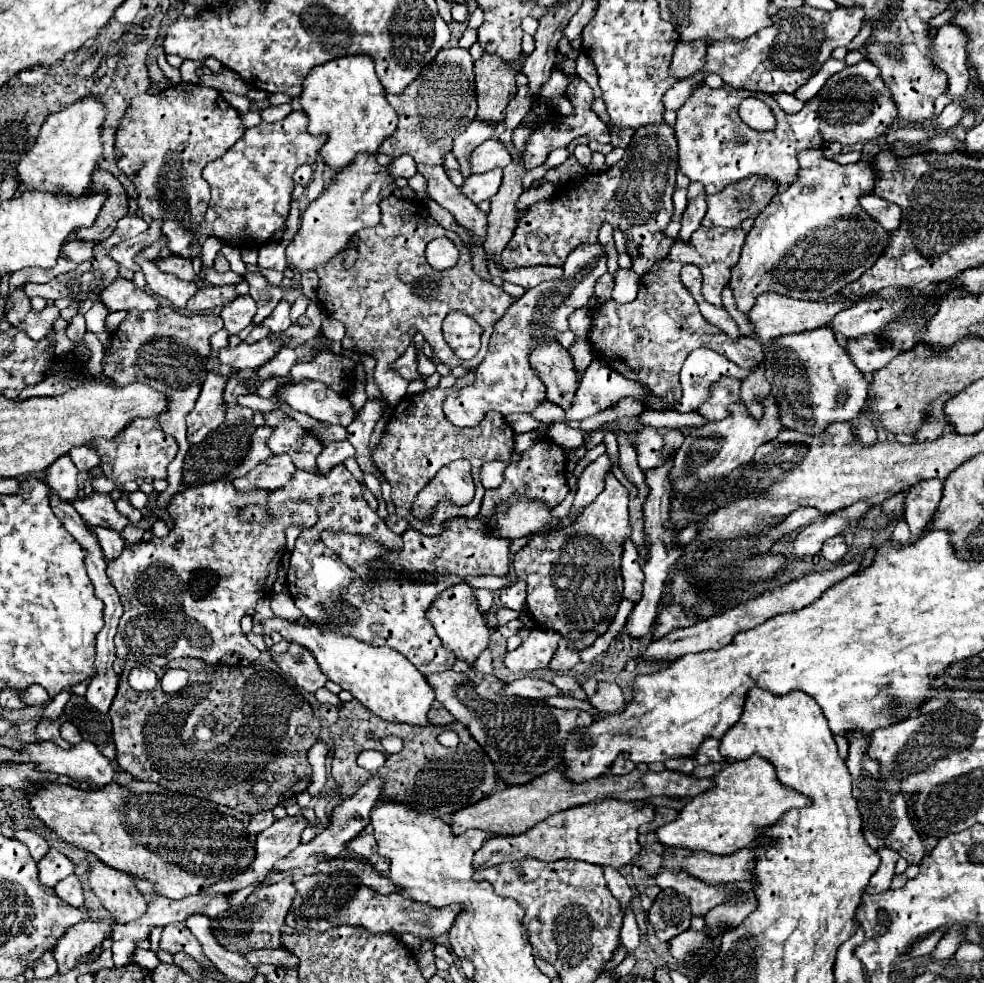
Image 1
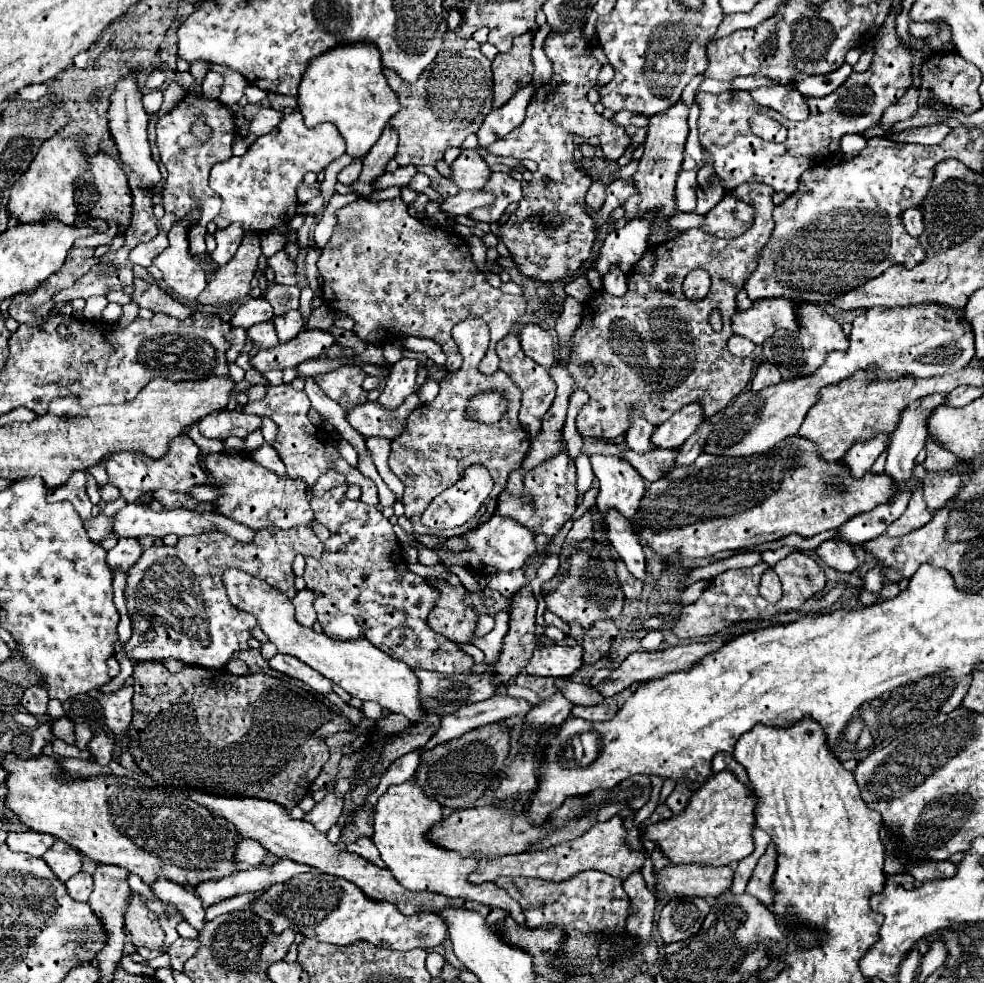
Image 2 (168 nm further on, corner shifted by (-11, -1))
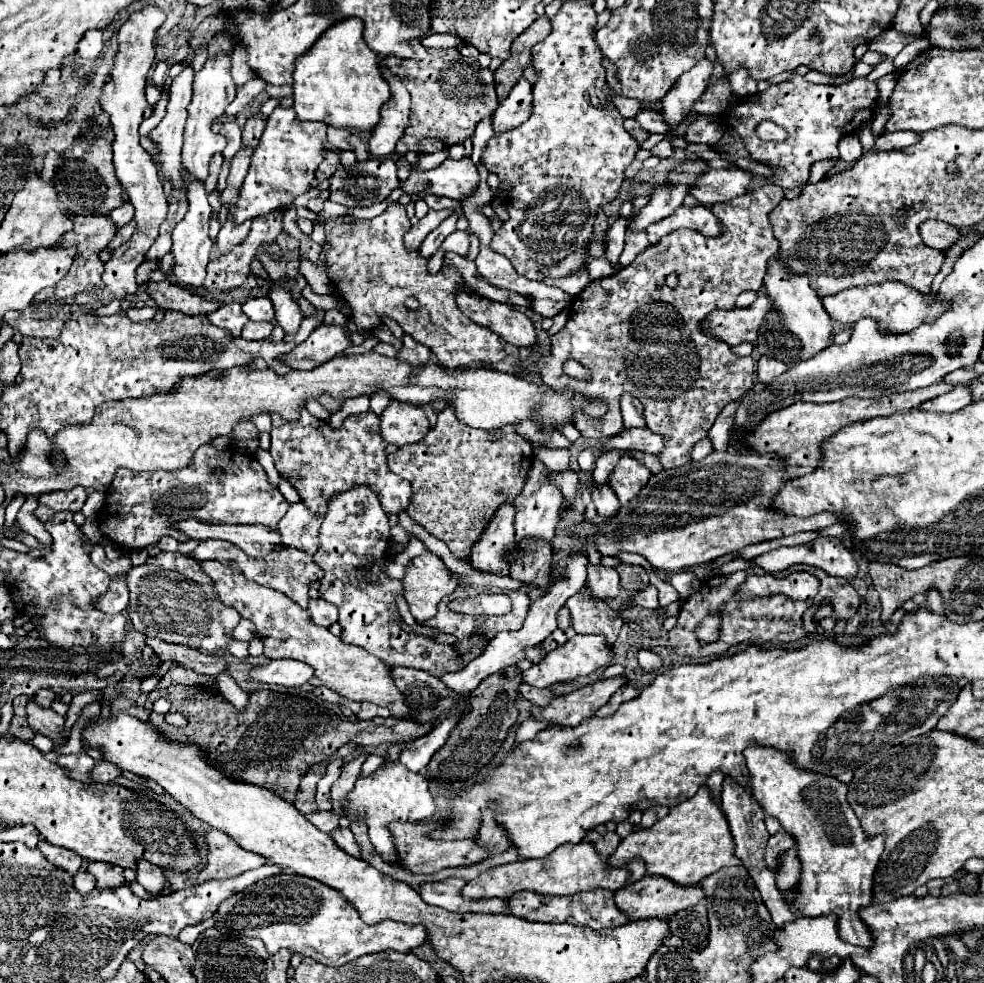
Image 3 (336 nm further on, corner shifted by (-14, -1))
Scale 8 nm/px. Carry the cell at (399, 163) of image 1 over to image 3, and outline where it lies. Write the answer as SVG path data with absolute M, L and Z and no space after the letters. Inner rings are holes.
M390 157L358 161L356 165L350 165L350 167L344 167L338 163L334 175L330 177L330 199L344 207L370 207L374 203L386 201L398 185L400 185L400 179L396 177L396 163Z

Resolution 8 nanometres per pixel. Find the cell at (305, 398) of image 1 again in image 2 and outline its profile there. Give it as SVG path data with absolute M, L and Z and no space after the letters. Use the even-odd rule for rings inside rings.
M411 393L403 401L403 405L395 411L385 411L379 407L379 403L367 401L367 403L359 403L355 407L351 407L351 411L347 411L345 417L347 417L349 425L353 429L357 429L363 437L379 435L379 437L387 437L393 441L399 433L403 433L409 413L419 405L421 405L419 395Z

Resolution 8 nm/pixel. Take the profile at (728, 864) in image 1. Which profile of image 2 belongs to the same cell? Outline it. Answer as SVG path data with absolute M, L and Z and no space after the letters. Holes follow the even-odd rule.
M699 863L667 865L657 875L657 891L661 895L715 899L733 885L735 871L727 867L703 867Z

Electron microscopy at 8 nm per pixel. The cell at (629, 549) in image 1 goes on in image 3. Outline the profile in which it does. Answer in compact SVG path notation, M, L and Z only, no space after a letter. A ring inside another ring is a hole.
M600 485L600 487L592 487L592 501L596 505L596 513L600 517L614 517L620 503L618 497L614 495L614 491L610 491L608 485Z

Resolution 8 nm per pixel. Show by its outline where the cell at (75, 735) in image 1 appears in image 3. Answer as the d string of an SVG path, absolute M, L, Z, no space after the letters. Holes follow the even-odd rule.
M30 697L28 699L28 705L26 705L26 721L28 721L28 727L34 729L36 733L44 735L44 737L52 737L56 743L62 743L62 727L64 727L64 717L58 715L52 707L48 709L42 709L40 705L34 703L34 699Z

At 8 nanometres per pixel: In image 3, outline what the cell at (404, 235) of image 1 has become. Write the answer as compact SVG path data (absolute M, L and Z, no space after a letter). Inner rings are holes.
M394 201L382 215L370 221L358 219L354 223L342 223L340 219L332 219L324 225L328 243L326 271L340 295L350 303L354 323L360 329L370 331L380 325L380 317L386 315L394 319L404 333L426 345L446 369L494 365L502 361L502 339L462 315L456 305L456 287L464 283L462 275L454 267L442 267L440 273L428 275L428 259L422 259L416 251L406 251L404 247L402 237L408 229L410 219L406 209ZM406 297L416 297L420 307L416 311L406 309Z

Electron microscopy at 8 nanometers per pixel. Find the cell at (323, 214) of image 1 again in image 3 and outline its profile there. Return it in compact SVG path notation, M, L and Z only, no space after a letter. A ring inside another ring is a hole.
M380 71L386 83L390 85L392 97L382 105L378 129L372 131L368 149L374 157L388 157L394 153L398 139L404 135L408 115L410 115L410 95L404 83L390 71Z

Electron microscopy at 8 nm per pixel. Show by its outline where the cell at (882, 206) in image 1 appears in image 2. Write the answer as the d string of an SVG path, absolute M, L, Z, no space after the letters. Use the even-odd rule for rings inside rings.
M917 207L909 209L909 211L903 211L901 215L901 223L905 227L905 231L911 235L911 237L919 237L923 233L923 215Z

